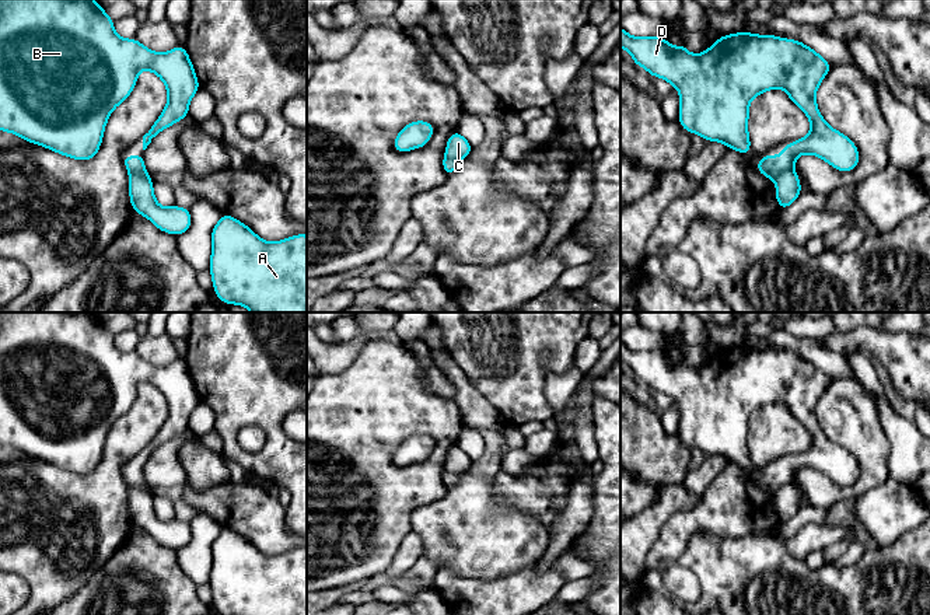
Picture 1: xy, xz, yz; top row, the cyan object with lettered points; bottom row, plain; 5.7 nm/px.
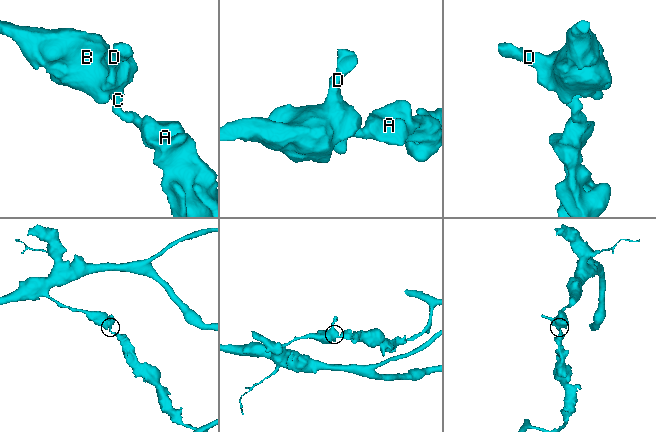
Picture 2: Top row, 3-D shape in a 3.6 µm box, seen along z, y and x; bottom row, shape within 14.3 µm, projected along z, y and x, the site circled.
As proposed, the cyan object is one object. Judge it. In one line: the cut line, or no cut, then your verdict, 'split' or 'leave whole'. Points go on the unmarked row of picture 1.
xy (130, 486), (146, 489), (151, 495) | split

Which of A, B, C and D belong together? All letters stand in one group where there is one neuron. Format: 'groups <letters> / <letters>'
groups A / B C D

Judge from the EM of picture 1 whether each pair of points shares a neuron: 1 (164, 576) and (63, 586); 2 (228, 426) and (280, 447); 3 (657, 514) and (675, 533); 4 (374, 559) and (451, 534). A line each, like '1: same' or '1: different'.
1: different
2: same
3: different
4: different

